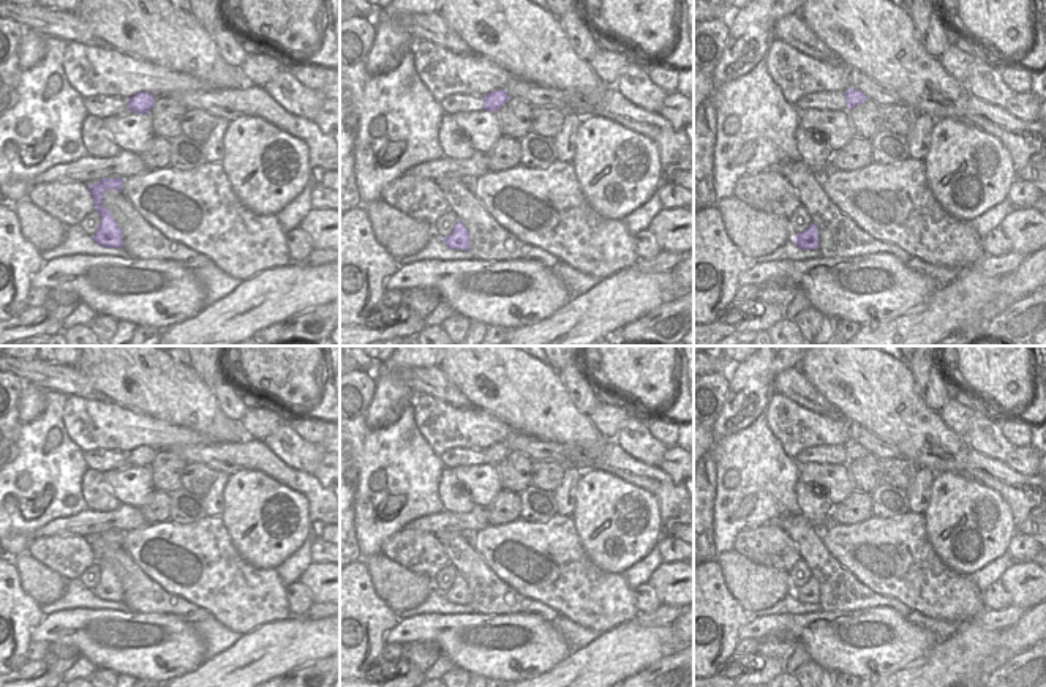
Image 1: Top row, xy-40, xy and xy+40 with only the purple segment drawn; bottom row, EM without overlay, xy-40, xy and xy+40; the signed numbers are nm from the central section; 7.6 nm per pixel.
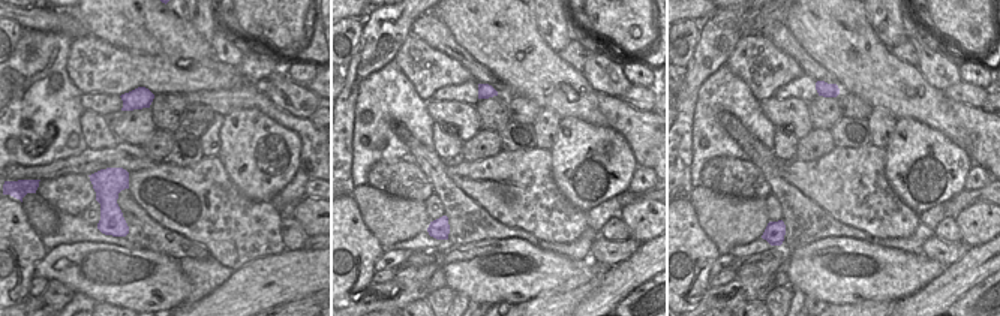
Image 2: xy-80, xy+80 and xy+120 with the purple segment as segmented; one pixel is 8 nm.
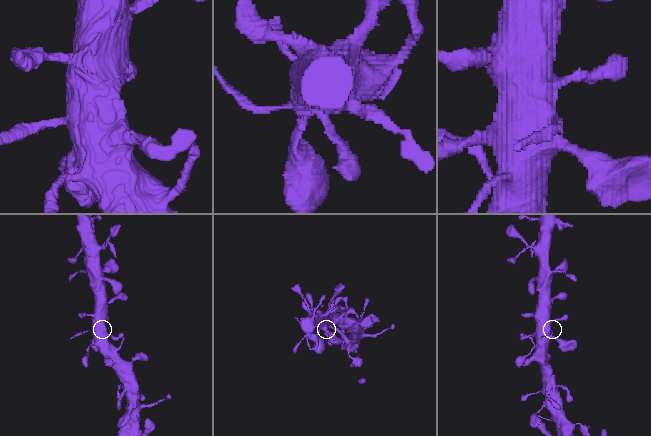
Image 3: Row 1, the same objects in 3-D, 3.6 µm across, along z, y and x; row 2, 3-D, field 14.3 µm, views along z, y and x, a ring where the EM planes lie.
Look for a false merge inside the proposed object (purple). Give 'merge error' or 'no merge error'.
no merge error

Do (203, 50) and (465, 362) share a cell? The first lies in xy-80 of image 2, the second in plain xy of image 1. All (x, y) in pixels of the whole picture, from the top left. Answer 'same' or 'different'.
same

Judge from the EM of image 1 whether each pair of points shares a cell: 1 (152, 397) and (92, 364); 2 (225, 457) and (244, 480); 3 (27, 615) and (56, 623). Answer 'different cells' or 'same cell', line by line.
1: same cell
2: different cells
3: different cells

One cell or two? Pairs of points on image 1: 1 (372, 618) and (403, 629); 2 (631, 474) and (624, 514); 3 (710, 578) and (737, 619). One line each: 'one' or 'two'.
1: two
2: two
3: one

